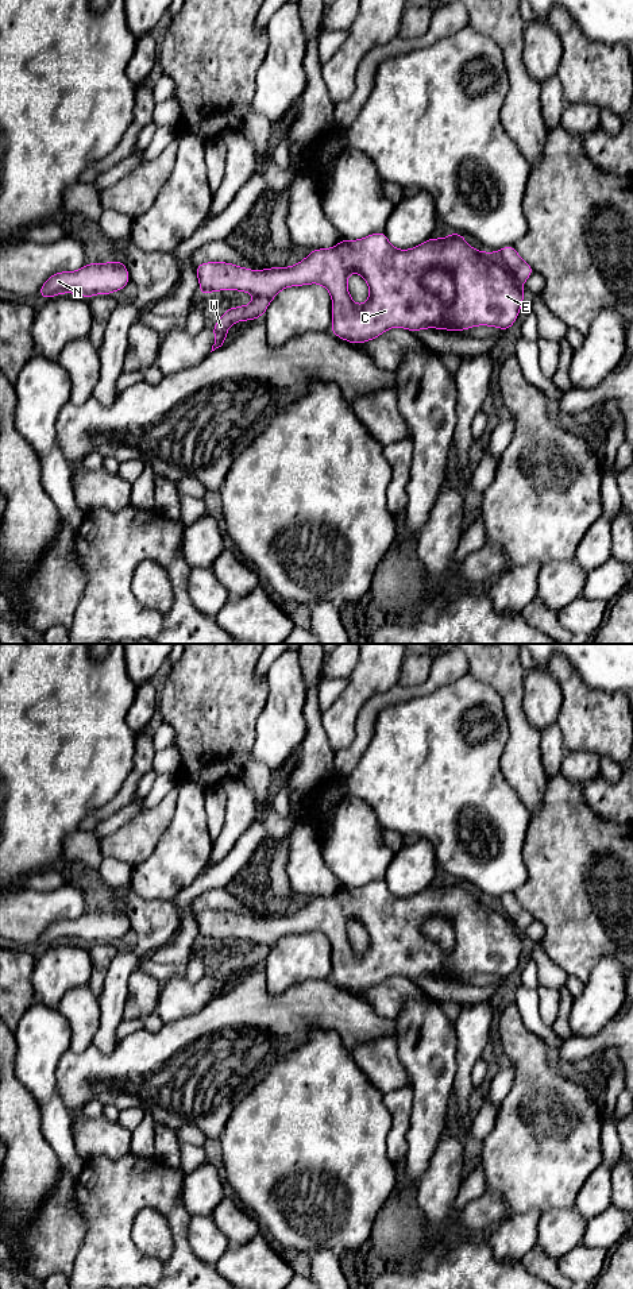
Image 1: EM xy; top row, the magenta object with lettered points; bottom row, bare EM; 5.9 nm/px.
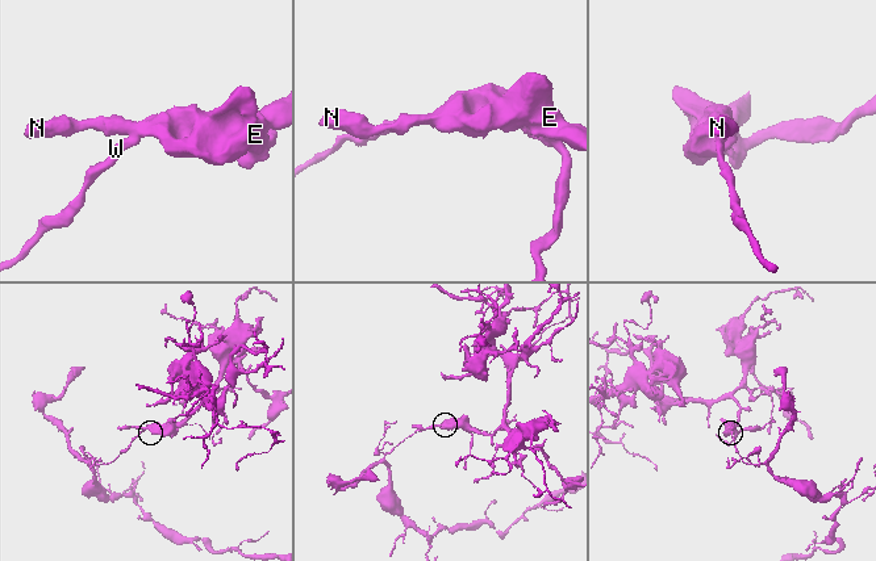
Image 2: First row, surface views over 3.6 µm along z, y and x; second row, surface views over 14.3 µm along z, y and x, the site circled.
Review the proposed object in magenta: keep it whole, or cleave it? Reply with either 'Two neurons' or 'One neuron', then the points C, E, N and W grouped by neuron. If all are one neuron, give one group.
Two neurons. Groups: C E N / W

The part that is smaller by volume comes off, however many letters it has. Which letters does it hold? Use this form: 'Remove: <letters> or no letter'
Remove: W

